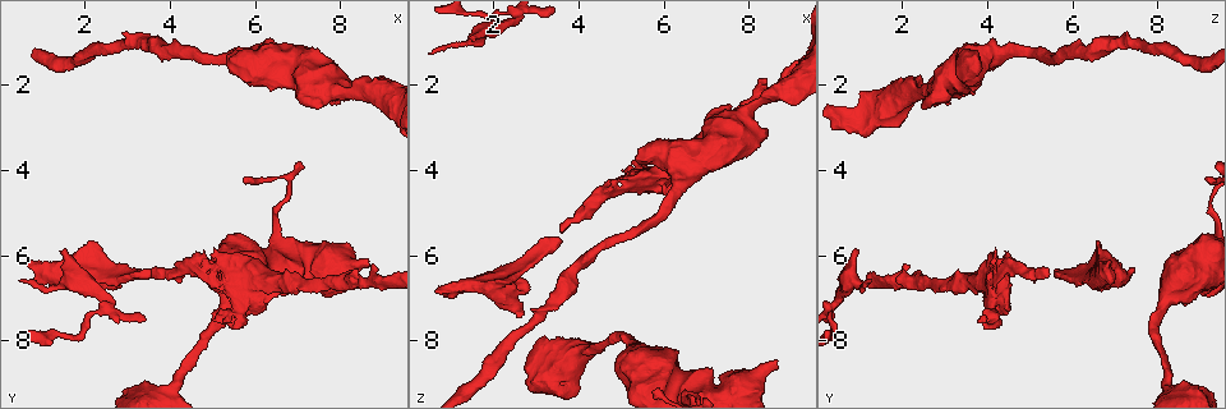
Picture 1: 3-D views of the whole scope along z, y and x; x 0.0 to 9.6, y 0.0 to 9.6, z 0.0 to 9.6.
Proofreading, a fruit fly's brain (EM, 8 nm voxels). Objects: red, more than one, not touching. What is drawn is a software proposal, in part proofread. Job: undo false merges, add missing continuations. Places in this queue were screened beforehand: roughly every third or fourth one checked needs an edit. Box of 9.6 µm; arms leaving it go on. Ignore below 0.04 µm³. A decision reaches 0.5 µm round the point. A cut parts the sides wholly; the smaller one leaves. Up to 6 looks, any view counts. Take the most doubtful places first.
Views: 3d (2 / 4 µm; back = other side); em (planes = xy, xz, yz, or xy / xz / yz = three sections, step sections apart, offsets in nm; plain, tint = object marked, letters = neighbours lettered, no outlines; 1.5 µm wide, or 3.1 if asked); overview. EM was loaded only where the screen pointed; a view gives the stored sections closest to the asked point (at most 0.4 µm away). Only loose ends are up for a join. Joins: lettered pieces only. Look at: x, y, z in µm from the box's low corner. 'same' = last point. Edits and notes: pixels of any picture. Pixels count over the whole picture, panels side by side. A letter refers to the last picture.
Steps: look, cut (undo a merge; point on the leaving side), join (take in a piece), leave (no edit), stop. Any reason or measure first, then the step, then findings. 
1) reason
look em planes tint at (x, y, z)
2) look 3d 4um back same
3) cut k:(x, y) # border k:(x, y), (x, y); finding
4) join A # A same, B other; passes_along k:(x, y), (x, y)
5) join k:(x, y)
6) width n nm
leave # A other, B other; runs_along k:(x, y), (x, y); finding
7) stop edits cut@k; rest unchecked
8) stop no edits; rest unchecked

branch stops here
look em planes letters at (3.60, 6.25, 5.40)

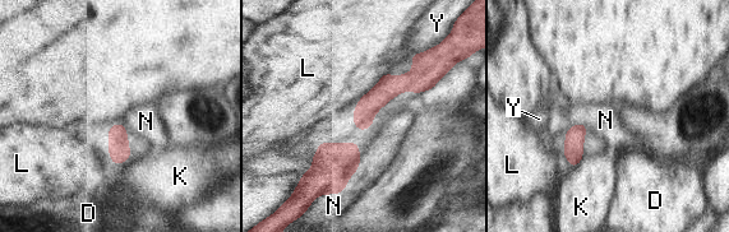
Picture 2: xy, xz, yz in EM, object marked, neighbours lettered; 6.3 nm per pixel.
leave # D other, K other, L other, N other, Y other; border 2:(359, 145), (359, 166), (356, 171); none of them fits

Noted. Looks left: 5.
an open end
look 3d 4um at (1.55, 5.90, 0.95)

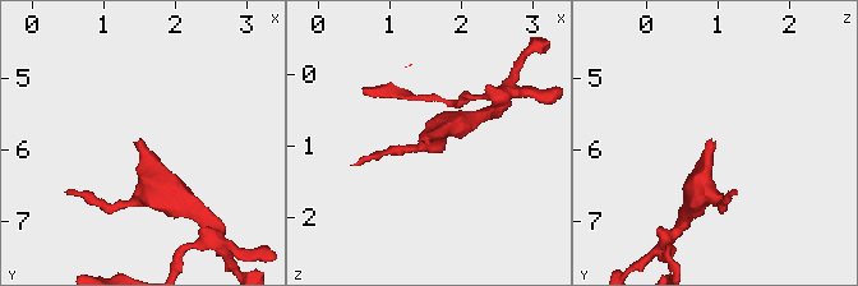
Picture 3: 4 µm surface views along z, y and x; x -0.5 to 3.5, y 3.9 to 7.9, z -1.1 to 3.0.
need the tissue
look em planes tint at (1.50, 5.80, 0.85)

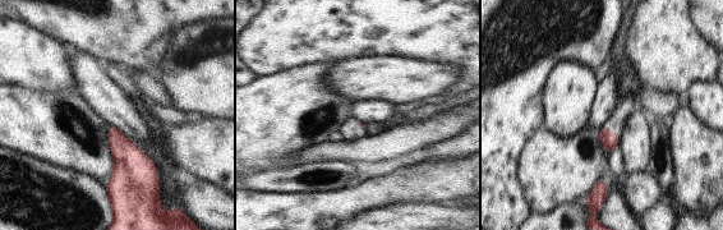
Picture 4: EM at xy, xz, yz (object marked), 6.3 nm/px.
see the neighbours
look em planes letters same

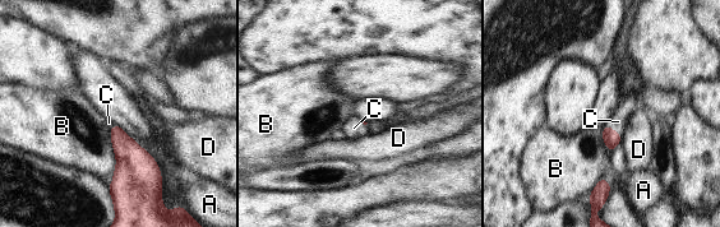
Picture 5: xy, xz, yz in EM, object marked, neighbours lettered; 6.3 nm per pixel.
join C # A other, B other, C same, D other; passes_along 5:(609, 137), (614, 131), (618, 121); the neuron continues

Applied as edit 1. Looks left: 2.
calibre changes
look em yz step 4 letters at (8.15, 6.15, 8.90)

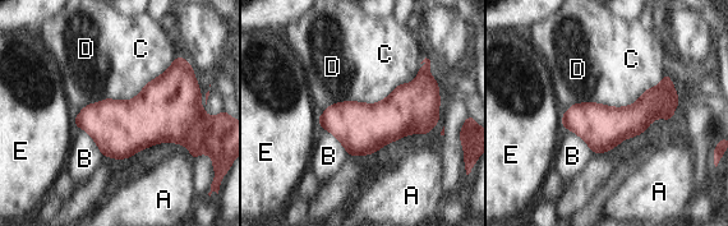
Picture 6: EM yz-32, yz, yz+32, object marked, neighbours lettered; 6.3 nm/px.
leave # A other, B other, C other, D other, E other; border 6:(179, 54), (132, 98), (106, 98); one neuron here

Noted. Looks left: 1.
stop edits join@5; rest unchecked

